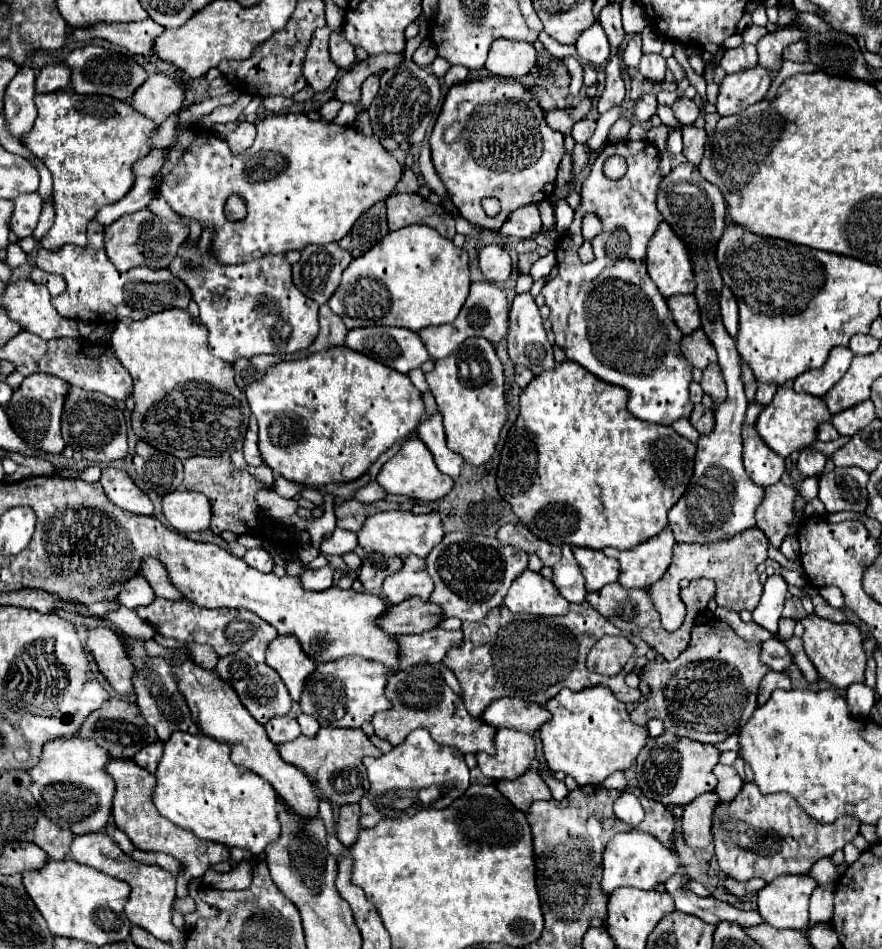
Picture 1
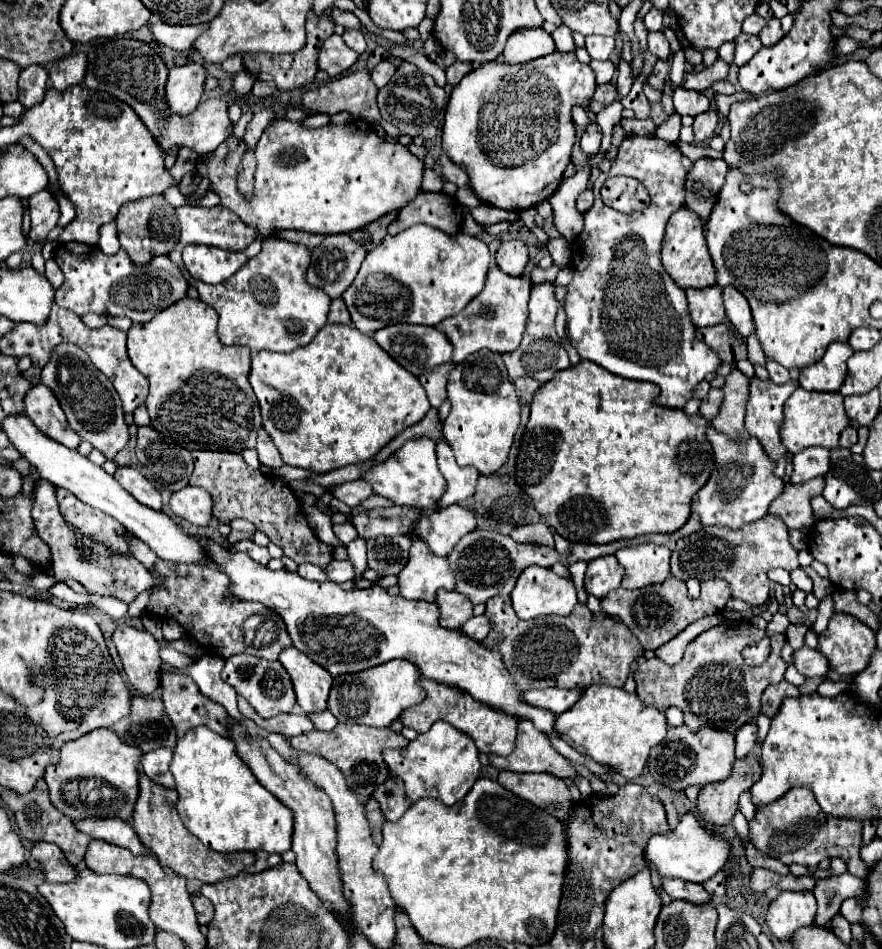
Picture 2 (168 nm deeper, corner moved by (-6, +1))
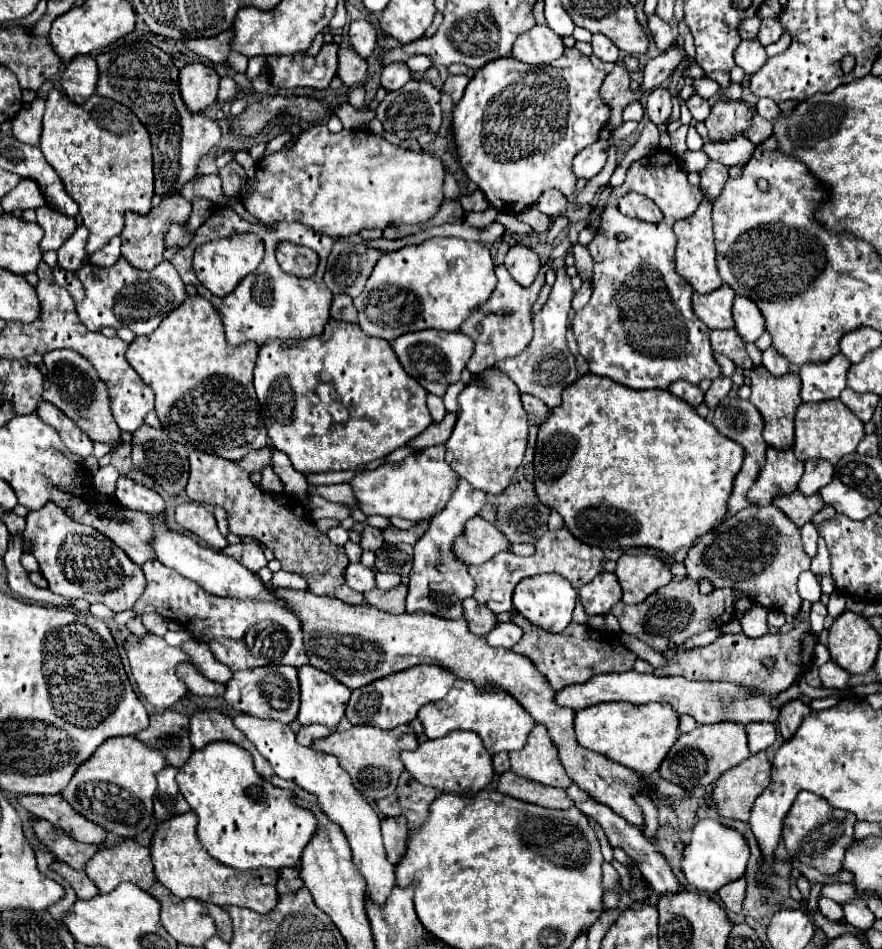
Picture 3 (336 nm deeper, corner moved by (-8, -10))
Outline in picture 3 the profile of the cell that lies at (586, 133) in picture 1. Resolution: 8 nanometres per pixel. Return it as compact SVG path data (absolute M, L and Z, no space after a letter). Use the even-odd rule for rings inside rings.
M596 141L594 145L582 149L574 161L572 161L572 171L576 177L580 179L592 179L594 175L598 175L608 159L608 149L610 149L610 141Z

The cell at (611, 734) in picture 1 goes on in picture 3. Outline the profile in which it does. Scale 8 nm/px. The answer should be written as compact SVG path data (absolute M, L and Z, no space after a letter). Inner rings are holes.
M598 703L576 713L576 739L582 747L598 751L640 775L654 773L670 747L678 739L678 713L668 703L632 705L632 703Z

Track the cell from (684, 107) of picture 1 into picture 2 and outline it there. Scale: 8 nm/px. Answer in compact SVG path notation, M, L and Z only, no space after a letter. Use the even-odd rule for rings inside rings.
M678 86L674 90L674 108L676 108L678 114L698 116L698 114L710 110L710 100L704 94L700 94L700 92L684 90L684 88Z

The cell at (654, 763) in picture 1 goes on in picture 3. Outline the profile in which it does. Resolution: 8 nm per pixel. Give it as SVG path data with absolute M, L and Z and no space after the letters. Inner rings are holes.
M716 723L716 725L700 725L692 733L682 733L676 745L670 749L670 755L660 765L660 775L684 787L686 791L694 791L698 787L712 785L724 771L740 765L750 757L750 749L746 743L746 727L740 723Z

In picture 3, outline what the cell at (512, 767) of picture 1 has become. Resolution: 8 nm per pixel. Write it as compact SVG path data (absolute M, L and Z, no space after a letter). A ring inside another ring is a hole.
M544 725L534 727L522 751L510 753L510 771L552 787L568 789L572 785L572 779L566 775L558 759L558 749L550 743L550 735Z

